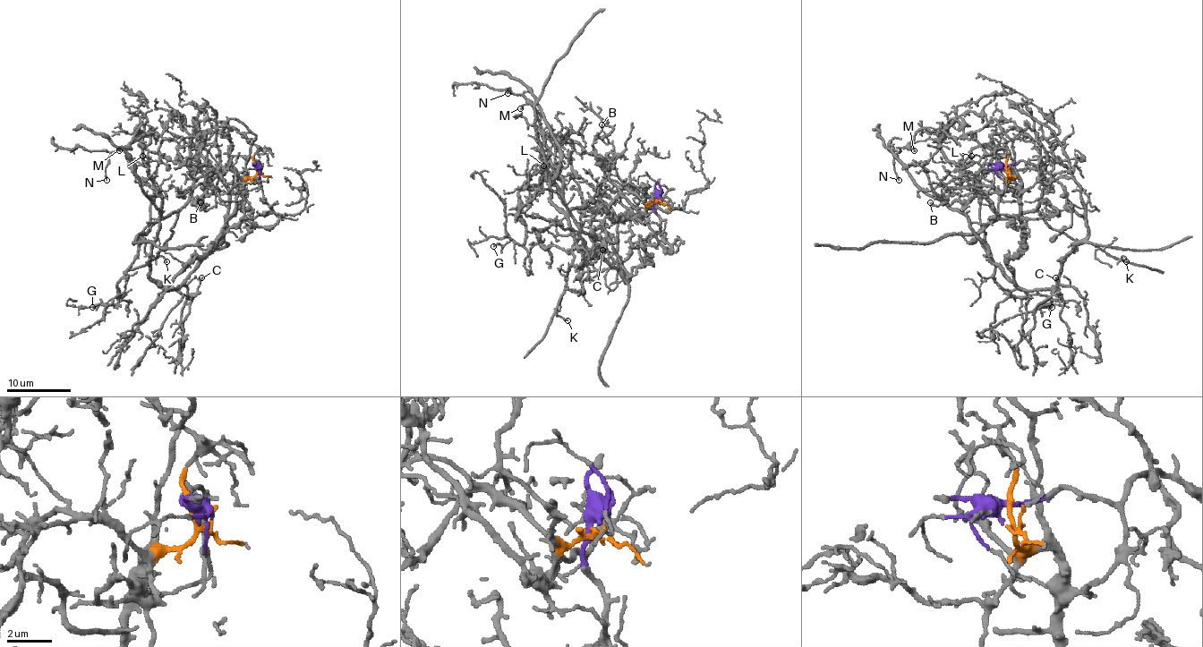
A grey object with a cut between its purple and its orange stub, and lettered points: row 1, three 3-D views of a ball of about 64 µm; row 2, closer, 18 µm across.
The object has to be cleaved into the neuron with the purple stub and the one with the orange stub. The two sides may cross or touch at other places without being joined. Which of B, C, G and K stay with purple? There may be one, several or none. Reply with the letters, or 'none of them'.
G, K

